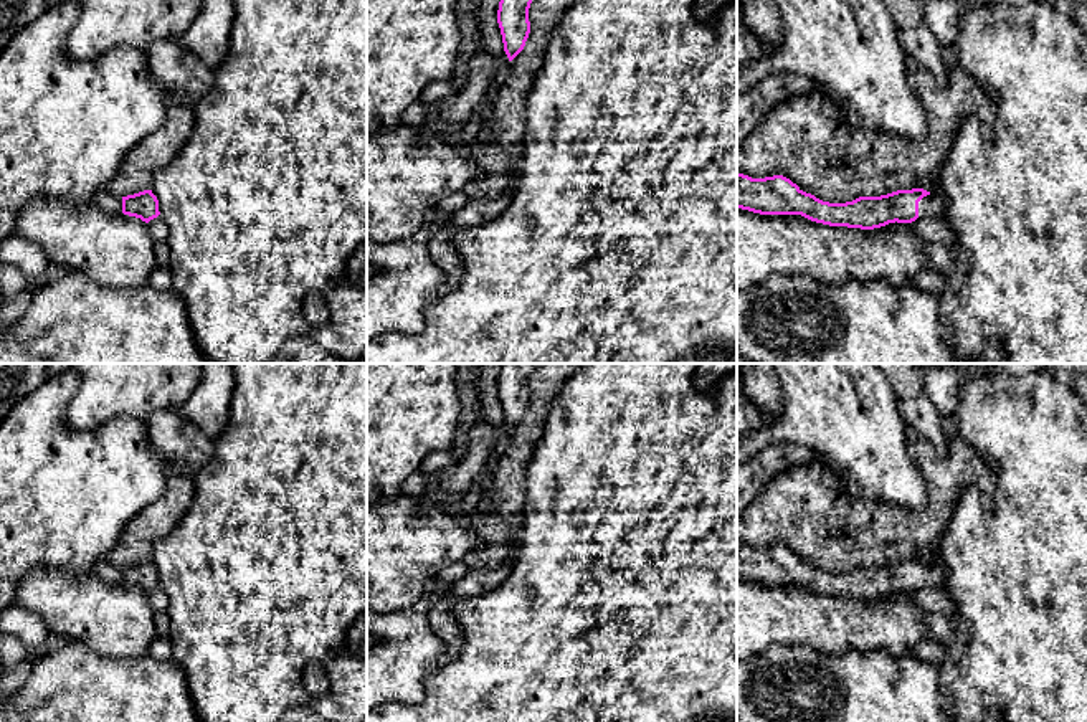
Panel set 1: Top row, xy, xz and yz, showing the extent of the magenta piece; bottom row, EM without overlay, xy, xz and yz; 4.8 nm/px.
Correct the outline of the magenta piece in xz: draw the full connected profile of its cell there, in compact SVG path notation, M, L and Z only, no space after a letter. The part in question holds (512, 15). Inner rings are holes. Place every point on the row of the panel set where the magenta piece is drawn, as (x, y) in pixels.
M501 0L497 23L502 35L504 51L512 61L525 46L530 33L529 8L532 0Z

